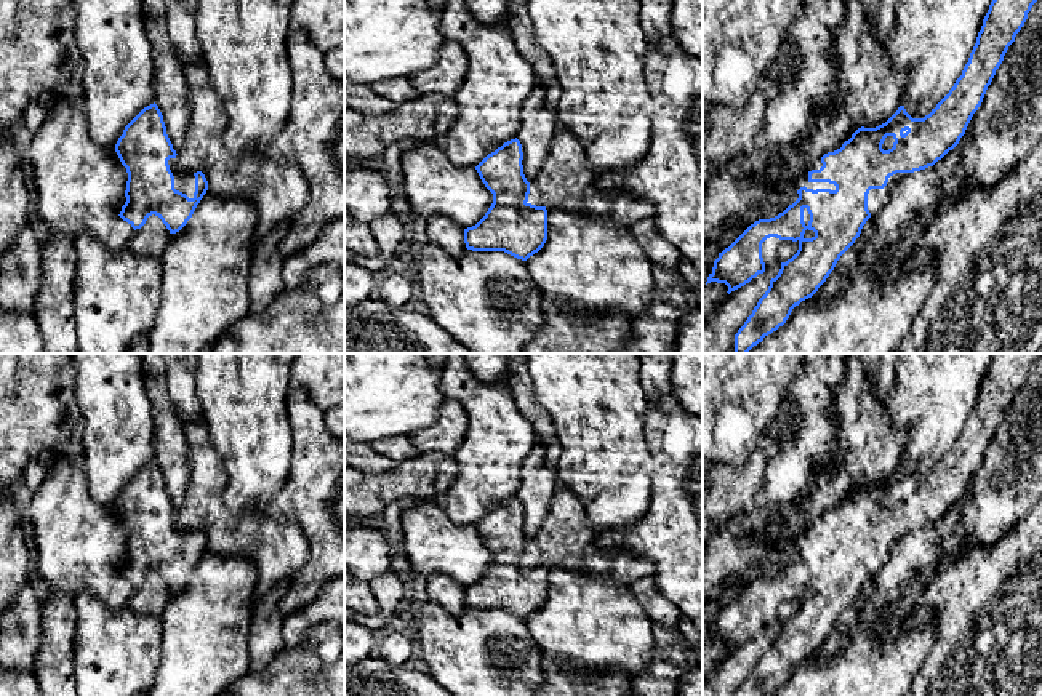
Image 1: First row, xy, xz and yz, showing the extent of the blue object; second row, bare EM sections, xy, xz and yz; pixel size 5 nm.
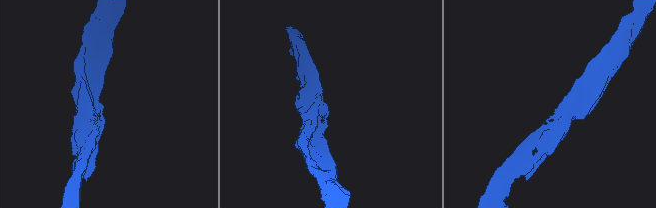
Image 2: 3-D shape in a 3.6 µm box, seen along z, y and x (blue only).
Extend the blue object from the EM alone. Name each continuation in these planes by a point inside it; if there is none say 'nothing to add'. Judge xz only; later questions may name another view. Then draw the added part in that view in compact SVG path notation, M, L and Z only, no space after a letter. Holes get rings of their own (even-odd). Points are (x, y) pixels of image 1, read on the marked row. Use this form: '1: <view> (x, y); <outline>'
nothing to add

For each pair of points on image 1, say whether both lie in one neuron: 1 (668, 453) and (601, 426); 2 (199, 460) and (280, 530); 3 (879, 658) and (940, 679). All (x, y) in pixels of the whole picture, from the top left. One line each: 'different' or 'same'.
1: different
2: same
3: different

